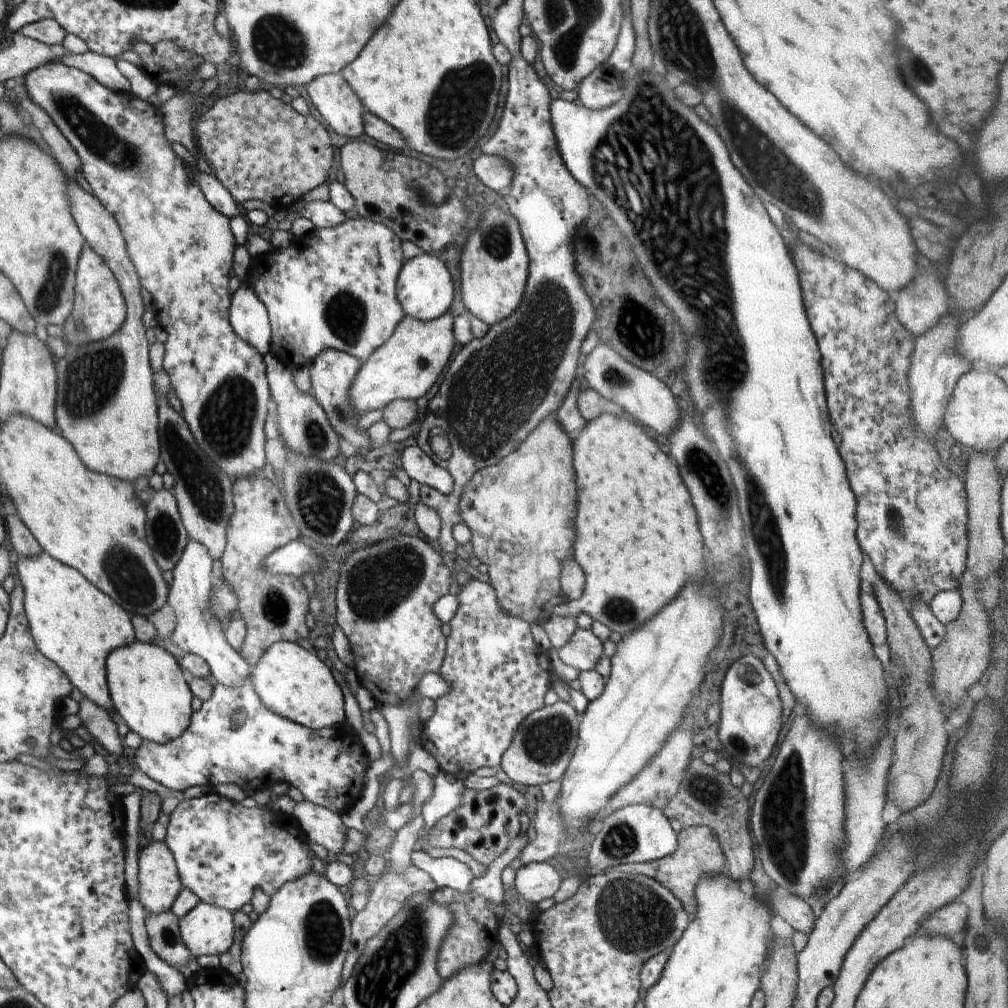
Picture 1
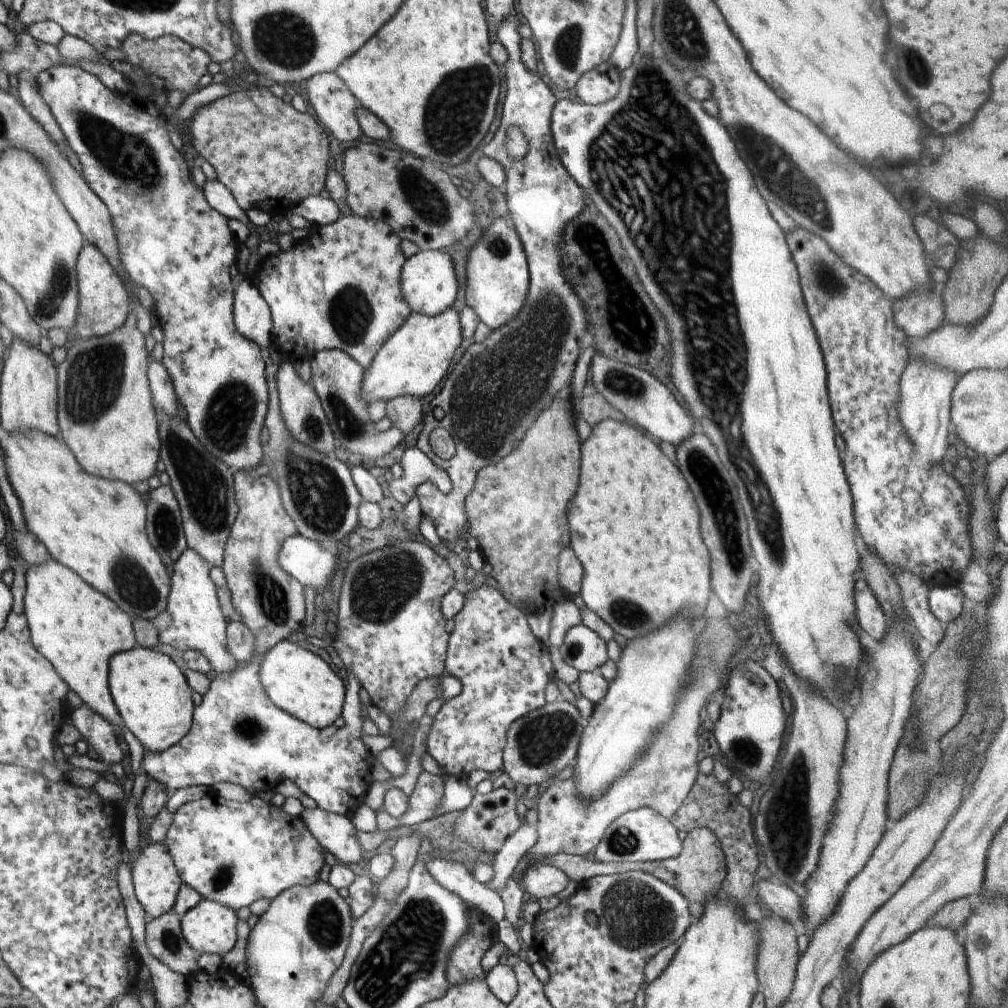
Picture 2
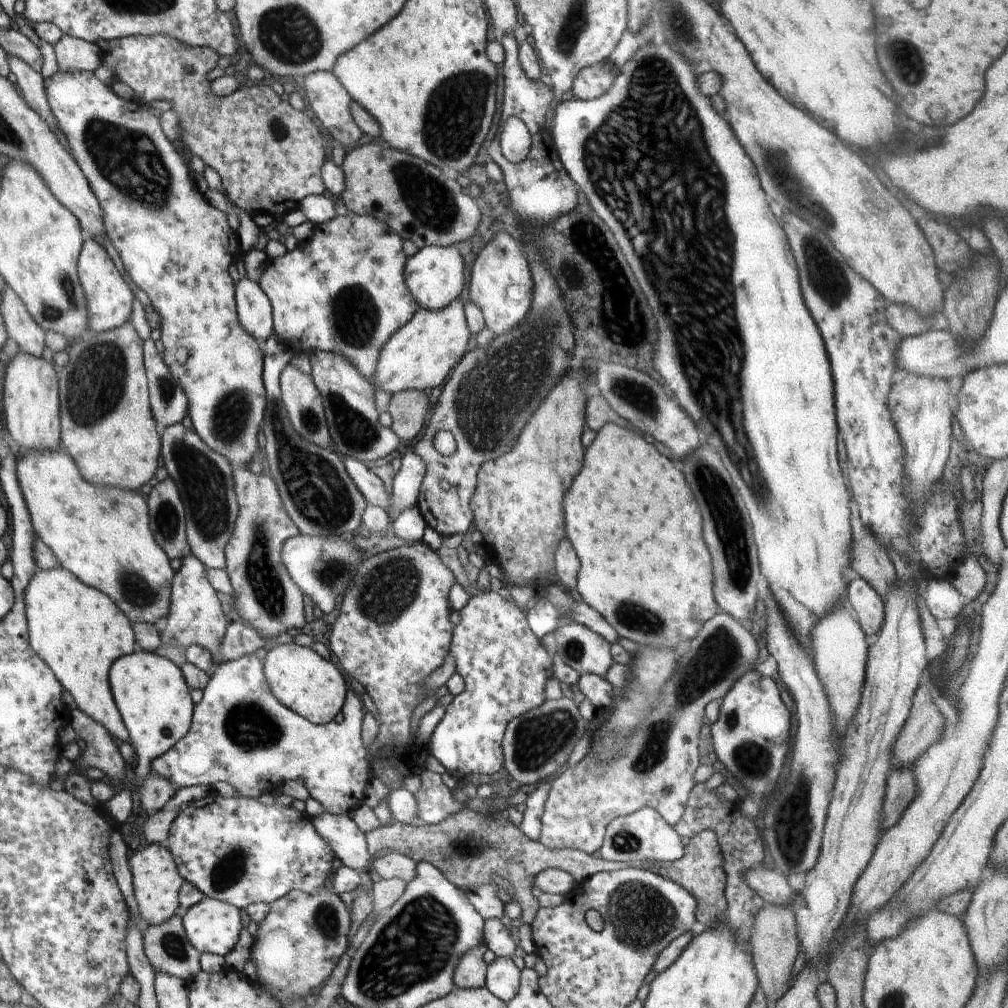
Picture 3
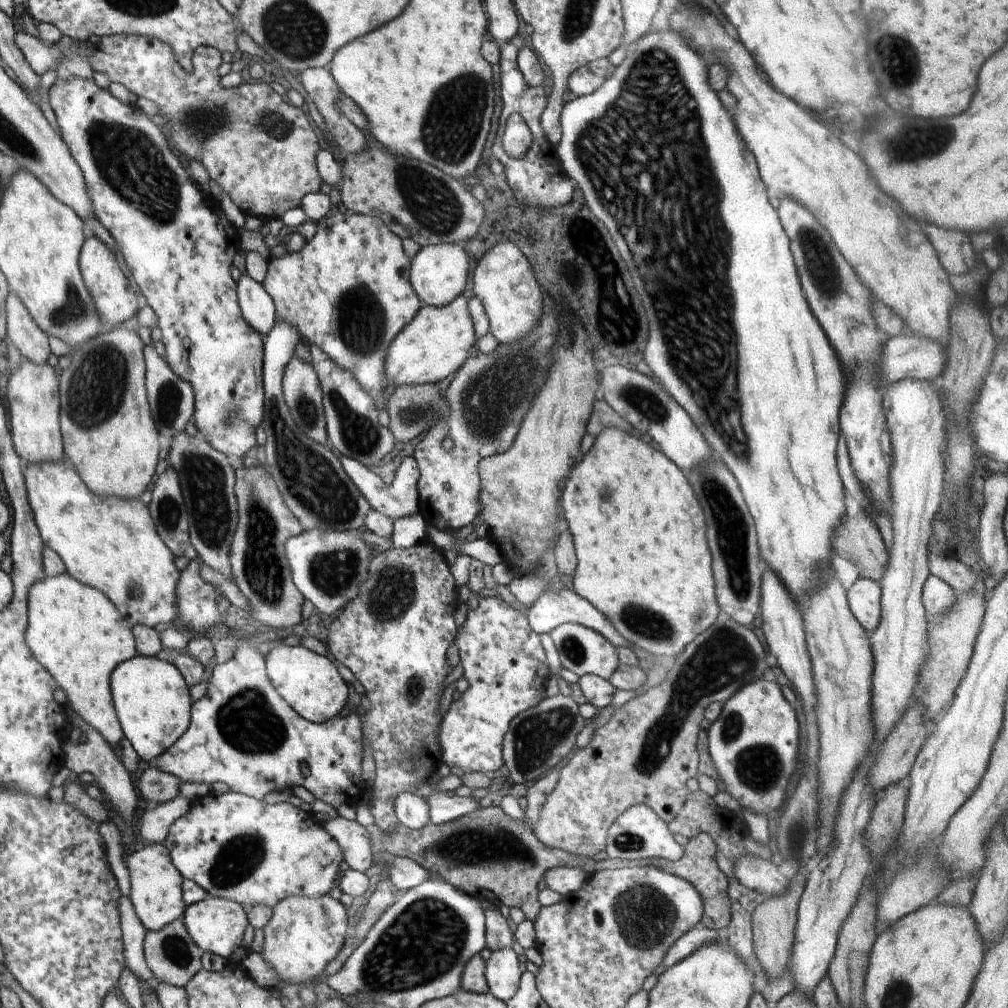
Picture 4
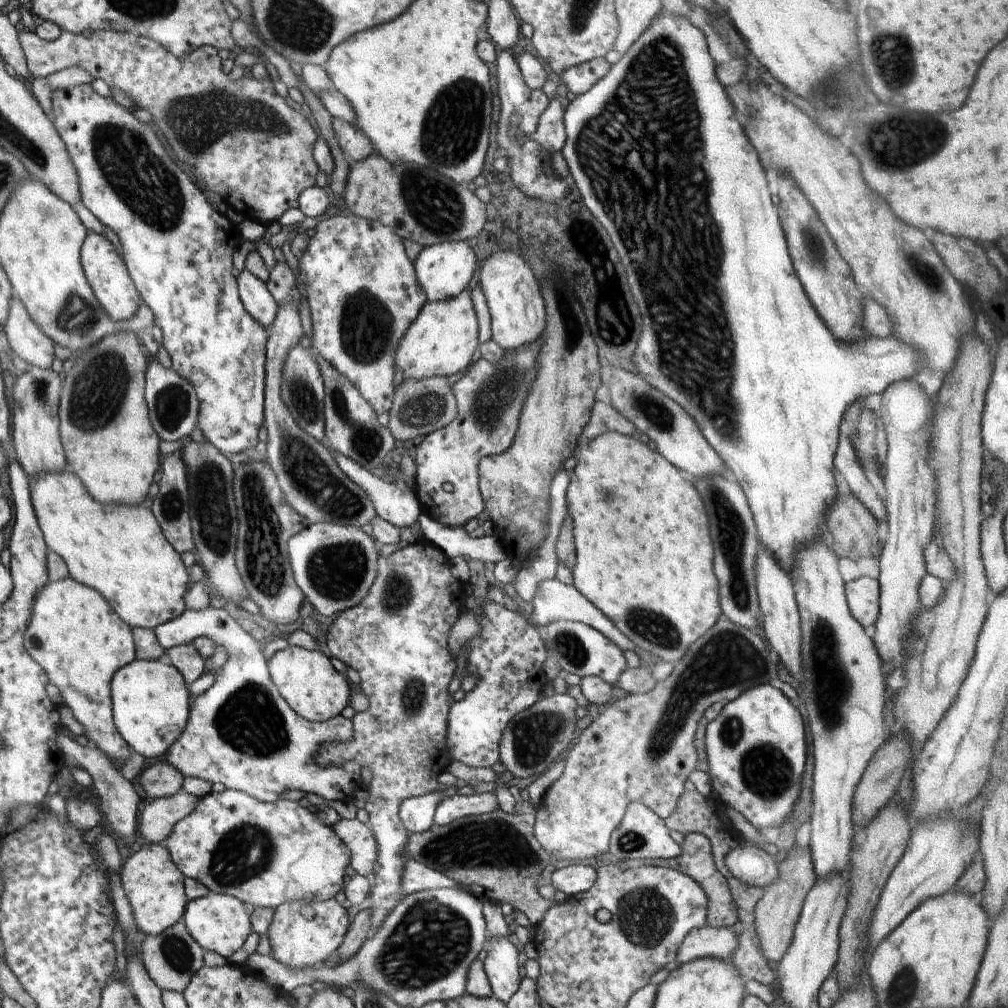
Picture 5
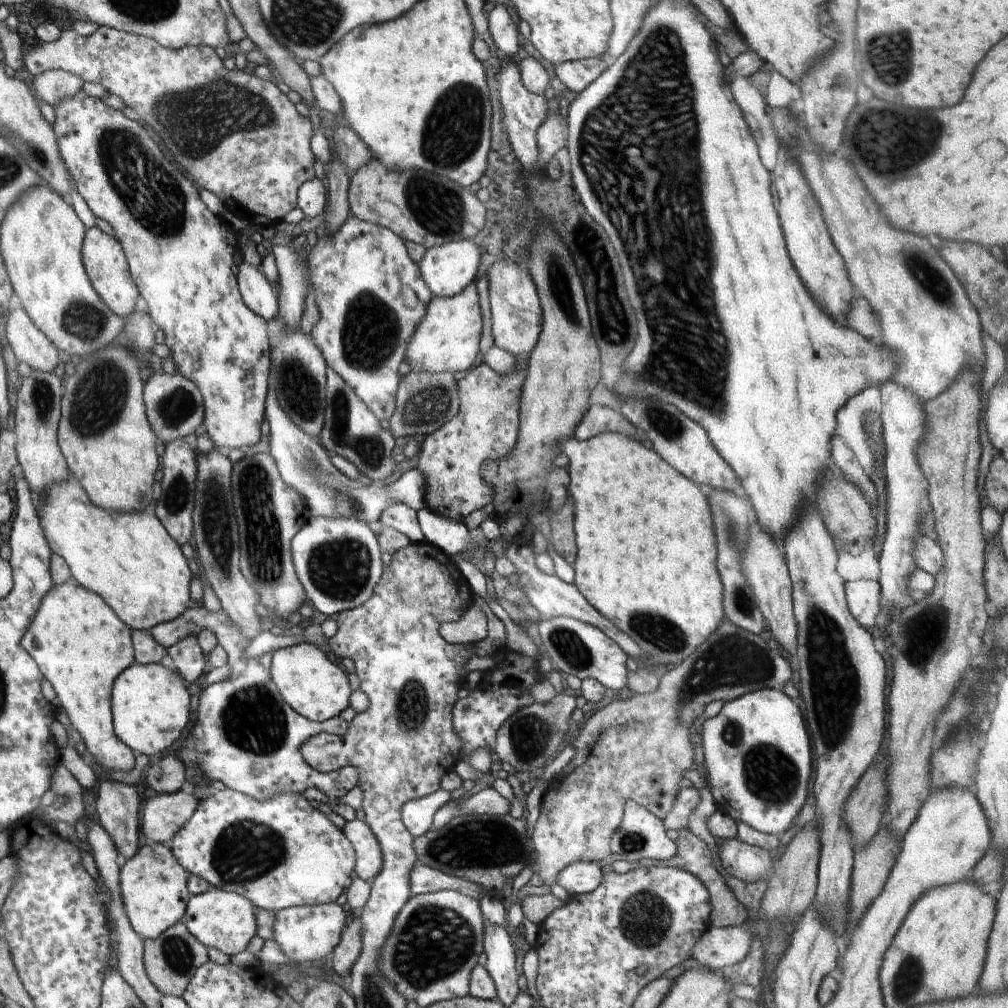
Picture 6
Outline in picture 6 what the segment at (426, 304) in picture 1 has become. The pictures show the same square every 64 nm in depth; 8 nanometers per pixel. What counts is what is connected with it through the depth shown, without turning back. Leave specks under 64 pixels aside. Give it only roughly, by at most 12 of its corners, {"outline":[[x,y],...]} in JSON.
{"outline":[[473,239],[427,249],[432,296],[460,294],[487,260]]}

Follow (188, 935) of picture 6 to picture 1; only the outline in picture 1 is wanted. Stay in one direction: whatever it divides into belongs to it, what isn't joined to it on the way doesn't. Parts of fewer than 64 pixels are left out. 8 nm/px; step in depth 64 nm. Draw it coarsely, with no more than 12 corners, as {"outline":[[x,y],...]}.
{"outline":[[171,910],[148,913],[149,945],[174,968],[193,957]]}

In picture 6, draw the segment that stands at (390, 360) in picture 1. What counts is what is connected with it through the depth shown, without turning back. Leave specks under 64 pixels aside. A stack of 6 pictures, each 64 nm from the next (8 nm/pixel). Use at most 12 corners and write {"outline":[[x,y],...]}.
{"outline":[[476,282],[433,296],[404,360],[466,372],[484,332]]}

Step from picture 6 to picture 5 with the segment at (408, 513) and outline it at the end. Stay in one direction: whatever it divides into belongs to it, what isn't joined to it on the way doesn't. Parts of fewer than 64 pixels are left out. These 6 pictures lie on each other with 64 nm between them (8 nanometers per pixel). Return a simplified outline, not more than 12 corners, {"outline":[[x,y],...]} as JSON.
{"outline":[[333,453],[338,468],[358,484],[376,514],[397,529],[419,515],[416,463],[403,454],[400,473],[384,481]]}

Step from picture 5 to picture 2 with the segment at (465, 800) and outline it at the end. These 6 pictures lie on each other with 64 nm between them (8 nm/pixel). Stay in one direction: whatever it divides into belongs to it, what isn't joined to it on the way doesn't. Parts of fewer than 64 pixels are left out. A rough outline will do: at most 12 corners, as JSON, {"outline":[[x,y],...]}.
{"outline":[[422,771],[398,826],[432,819],[442,804],[441,775]]}

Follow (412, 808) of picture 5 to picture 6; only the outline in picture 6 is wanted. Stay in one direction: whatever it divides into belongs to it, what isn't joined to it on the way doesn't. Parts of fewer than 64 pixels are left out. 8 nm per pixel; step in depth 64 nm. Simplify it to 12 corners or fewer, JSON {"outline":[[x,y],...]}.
{"outline":[[450,793],[408,800],[401,822],[413,838],[430,830],[435,812]]}

